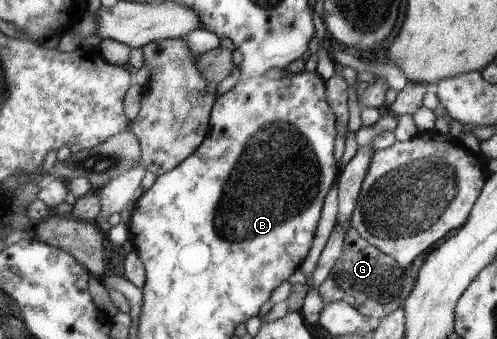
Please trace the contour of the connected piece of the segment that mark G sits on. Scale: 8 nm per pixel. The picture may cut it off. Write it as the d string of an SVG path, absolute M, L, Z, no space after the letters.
M350 226L344 235L342 253L334 267L330 269L330 275L322 281L318 293L323 303L341 300L364 316L378 319L403 305L404 301L400 300L400 294L404 286L404 275L405 270L392 257L370 245Z

